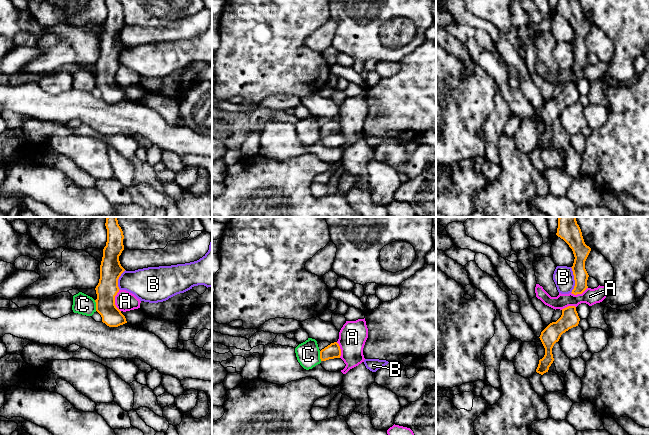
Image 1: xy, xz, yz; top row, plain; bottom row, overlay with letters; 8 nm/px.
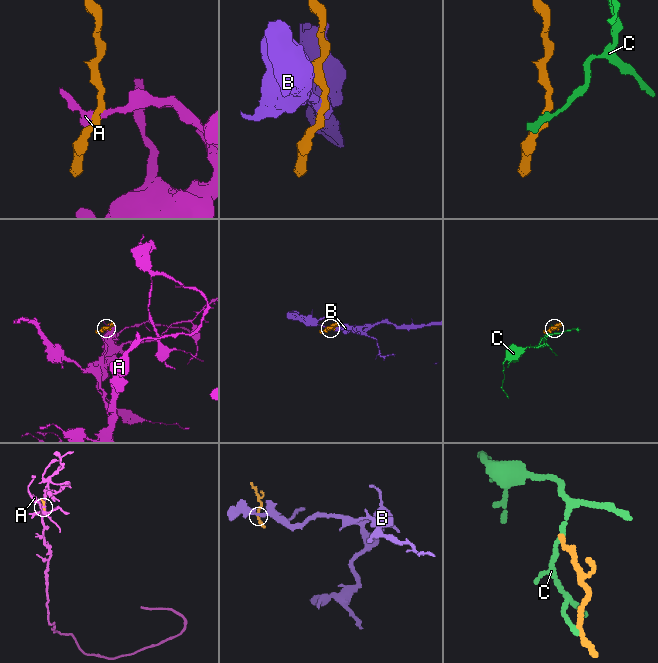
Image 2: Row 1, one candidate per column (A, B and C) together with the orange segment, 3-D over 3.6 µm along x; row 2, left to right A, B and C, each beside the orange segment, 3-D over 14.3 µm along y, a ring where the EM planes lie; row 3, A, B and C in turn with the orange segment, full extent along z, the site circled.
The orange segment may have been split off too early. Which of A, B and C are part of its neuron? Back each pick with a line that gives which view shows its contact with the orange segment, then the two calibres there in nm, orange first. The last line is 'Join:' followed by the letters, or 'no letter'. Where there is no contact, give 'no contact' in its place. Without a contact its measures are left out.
Join: no letter

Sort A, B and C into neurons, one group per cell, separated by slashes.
A / B / C

